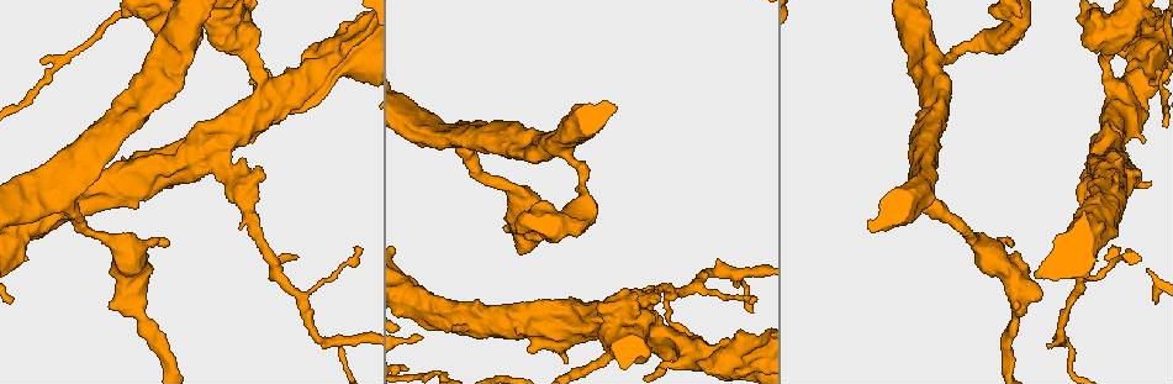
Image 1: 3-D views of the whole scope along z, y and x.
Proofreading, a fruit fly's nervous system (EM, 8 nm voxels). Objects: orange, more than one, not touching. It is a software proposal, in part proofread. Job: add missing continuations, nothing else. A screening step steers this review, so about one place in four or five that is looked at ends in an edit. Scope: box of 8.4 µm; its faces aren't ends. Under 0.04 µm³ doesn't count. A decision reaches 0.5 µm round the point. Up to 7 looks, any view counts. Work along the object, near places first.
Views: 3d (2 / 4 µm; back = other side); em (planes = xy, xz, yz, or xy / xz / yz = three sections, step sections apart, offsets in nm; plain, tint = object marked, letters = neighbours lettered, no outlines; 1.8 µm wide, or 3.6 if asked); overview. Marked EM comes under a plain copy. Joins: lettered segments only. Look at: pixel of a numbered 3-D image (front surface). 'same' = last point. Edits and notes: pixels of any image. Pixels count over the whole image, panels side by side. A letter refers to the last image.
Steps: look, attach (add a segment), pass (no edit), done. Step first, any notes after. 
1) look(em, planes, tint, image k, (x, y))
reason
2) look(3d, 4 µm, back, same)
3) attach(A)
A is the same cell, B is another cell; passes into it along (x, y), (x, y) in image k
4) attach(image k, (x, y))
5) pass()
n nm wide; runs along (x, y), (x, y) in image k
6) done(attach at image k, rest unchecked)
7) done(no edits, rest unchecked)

look(3d, 4 µm, back, image 1, (160, 166))
abrupt turn

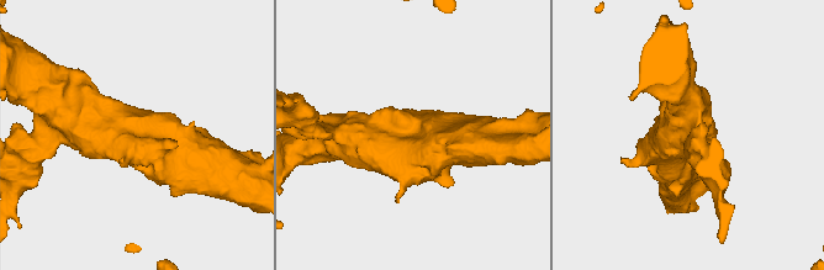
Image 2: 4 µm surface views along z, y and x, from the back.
look(em, 3.6 µm, planes, letters, image 2, (141, 133))
need the tissue

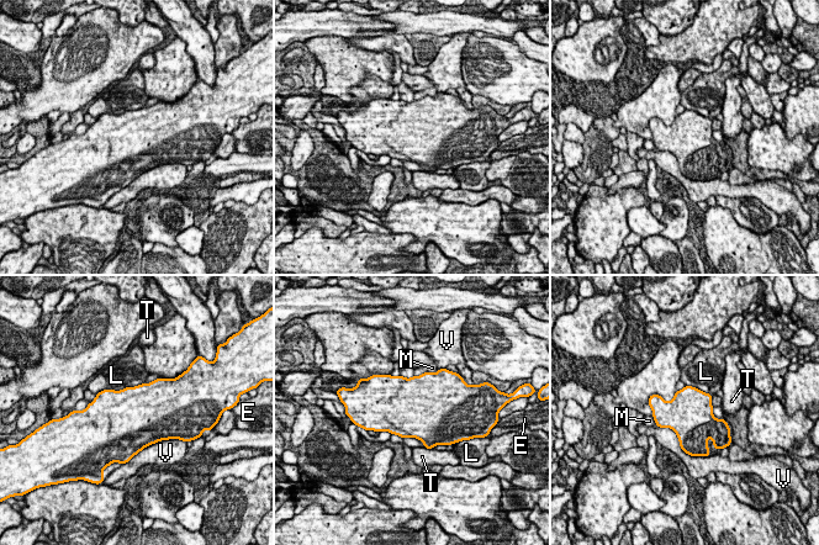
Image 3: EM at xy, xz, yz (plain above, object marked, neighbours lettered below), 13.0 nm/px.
pass()
L touches over 600 nm; E, L, M, T and V are other cells; border along (658, 426), (670, 428), (691, 455) in image 3; no lettered segment goes on from it

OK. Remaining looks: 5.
look(3d, 4 µm, image 1, (339, 343))
a fork

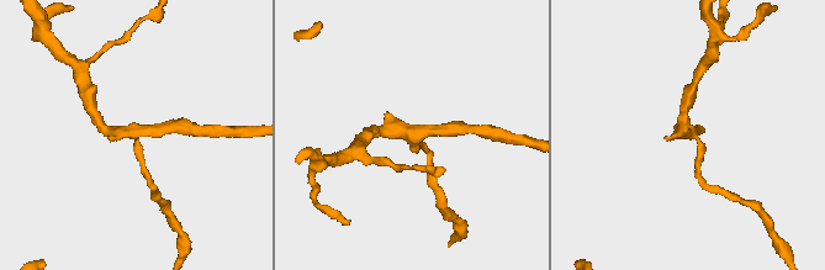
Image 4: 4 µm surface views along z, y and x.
look(em, 3.6 µm, xz, step 4, tint, image 4, (133, 135))
3 arms; need the tissue

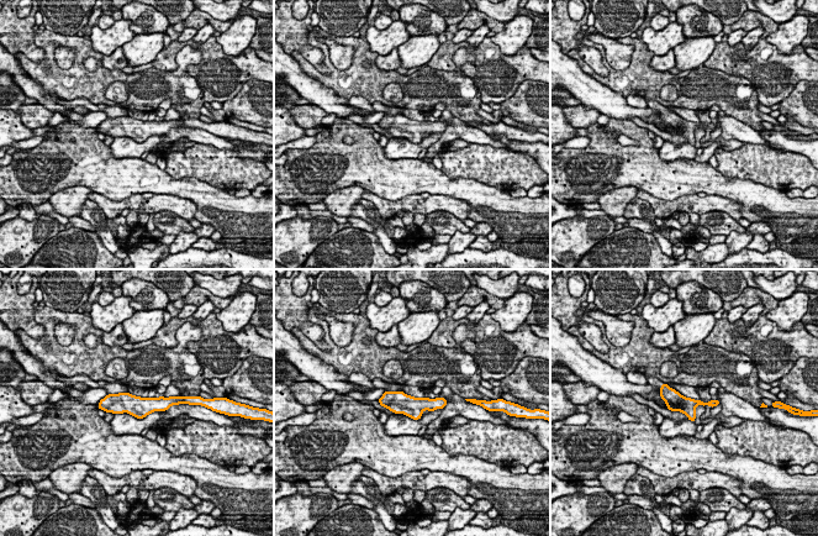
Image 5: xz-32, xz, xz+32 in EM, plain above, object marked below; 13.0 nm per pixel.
look(em, 3.6 µm, planes, letters, same)
another direction

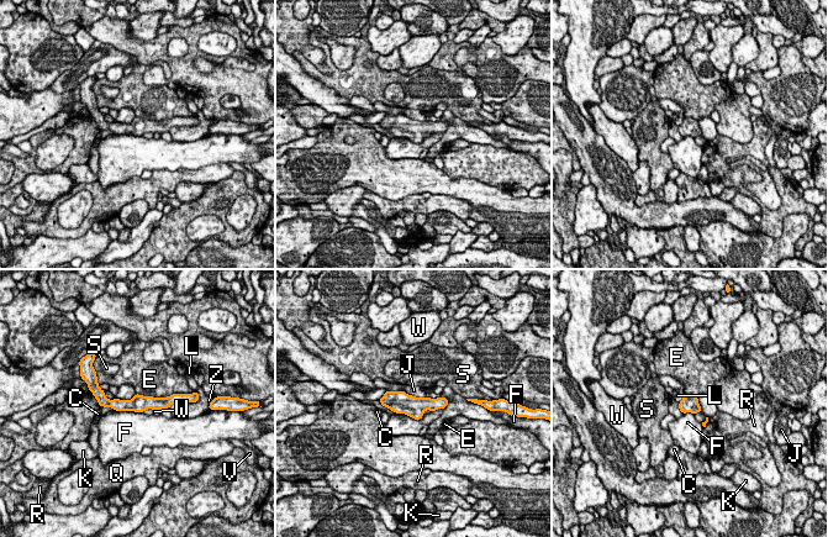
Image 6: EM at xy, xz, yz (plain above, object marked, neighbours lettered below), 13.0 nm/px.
pass()
C, E, F, J, K, L, Q, R, S, V, W and Z are other cells; runs along (103, 400), (111, 404), (172, 400) in image 6; none of them fits

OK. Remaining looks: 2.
look(em, xz, step 4, tint, image 1, (1142, 139))
an open end

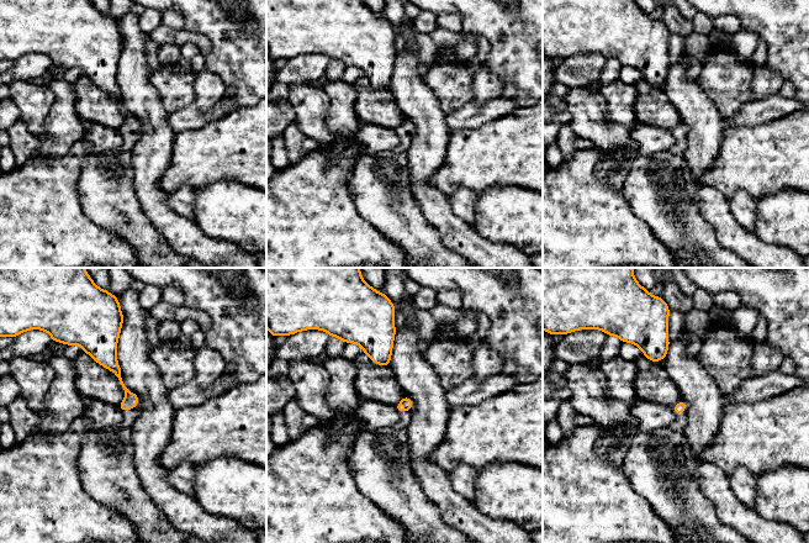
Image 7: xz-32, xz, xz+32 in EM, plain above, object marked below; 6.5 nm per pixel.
look(em, planes, letters, same)
another direction

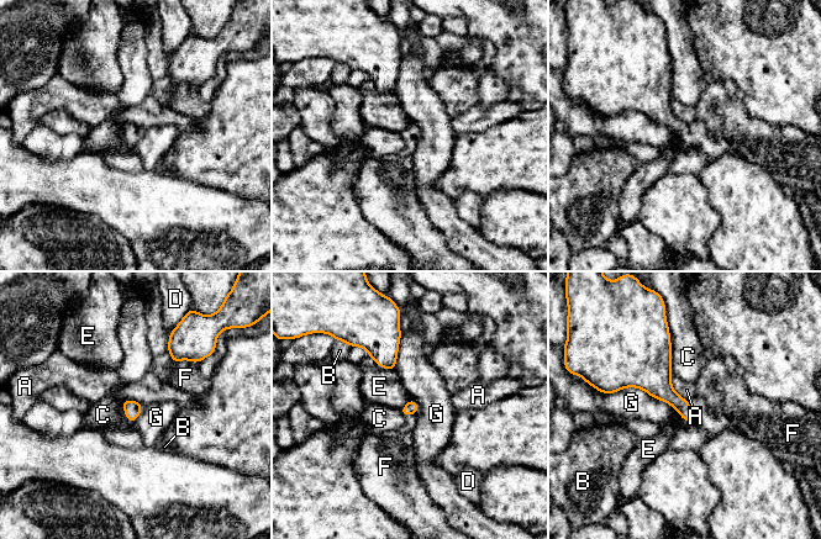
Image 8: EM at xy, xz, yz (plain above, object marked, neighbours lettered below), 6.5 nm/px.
pass()
G touches over 500 nm; A, B, C, D, E, F and G are other cells; border along (369, 355), (378, 365), (394, 371) in image 8; no lettered segment goes on from it

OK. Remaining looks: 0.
done(no edits, rest unchecked)

